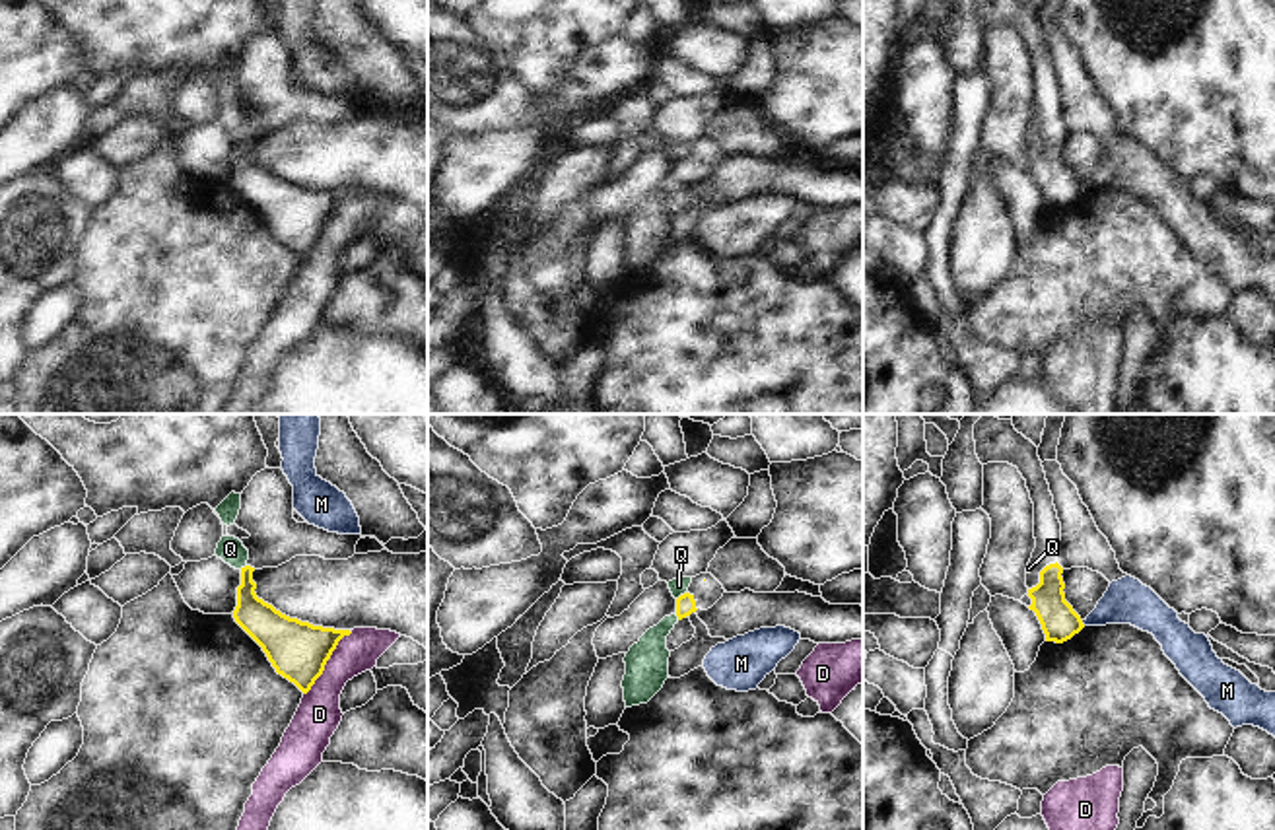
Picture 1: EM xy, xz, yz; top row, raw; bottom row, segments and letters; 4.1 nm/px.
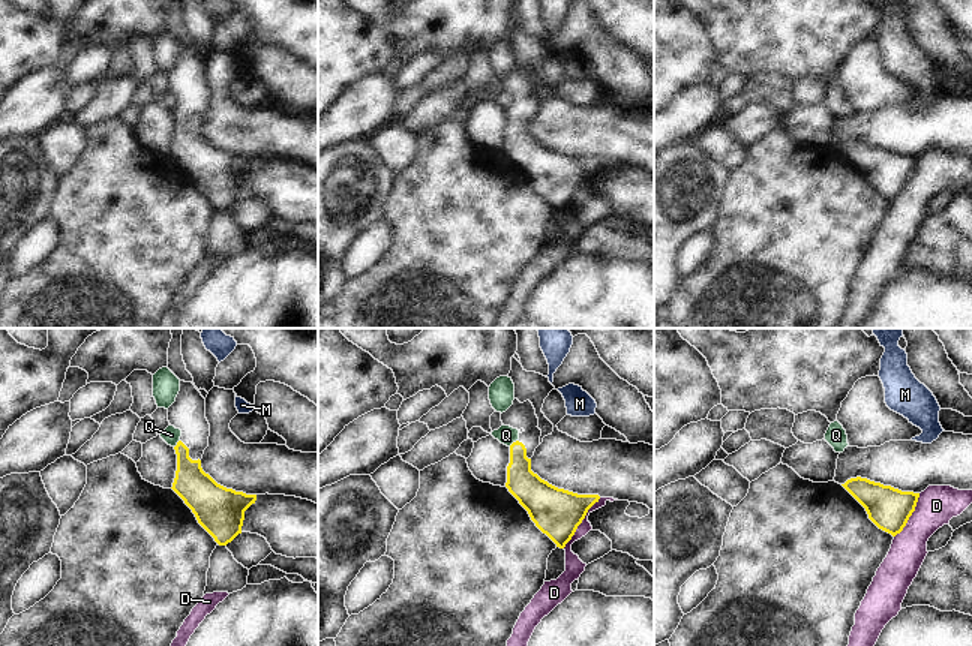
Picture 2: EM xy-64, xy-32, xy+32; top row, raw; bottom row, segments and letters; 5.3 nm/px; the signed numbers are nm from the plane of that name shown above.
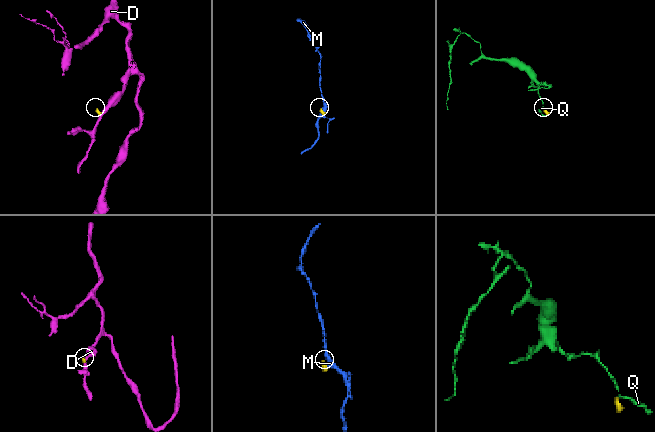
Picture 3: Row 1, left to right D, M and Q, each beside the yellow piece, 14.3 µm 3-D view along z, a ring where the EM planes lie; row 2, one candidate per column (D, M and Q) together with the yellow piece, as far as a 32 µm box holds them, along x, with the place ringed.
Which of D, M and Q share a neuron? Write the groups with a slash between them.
D / M / Q

